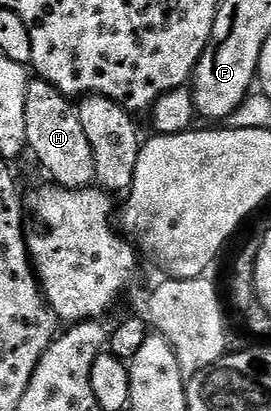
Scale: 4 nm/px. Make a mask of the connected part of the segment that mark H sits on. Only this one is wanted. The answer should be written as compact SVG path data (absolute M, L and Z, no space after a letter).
M28 80L25 91L25 135L29 153L39 160L54 184L66 189L85 189L95 185L93 147L89 147L89 139L85 139L79 110L48 81Z

